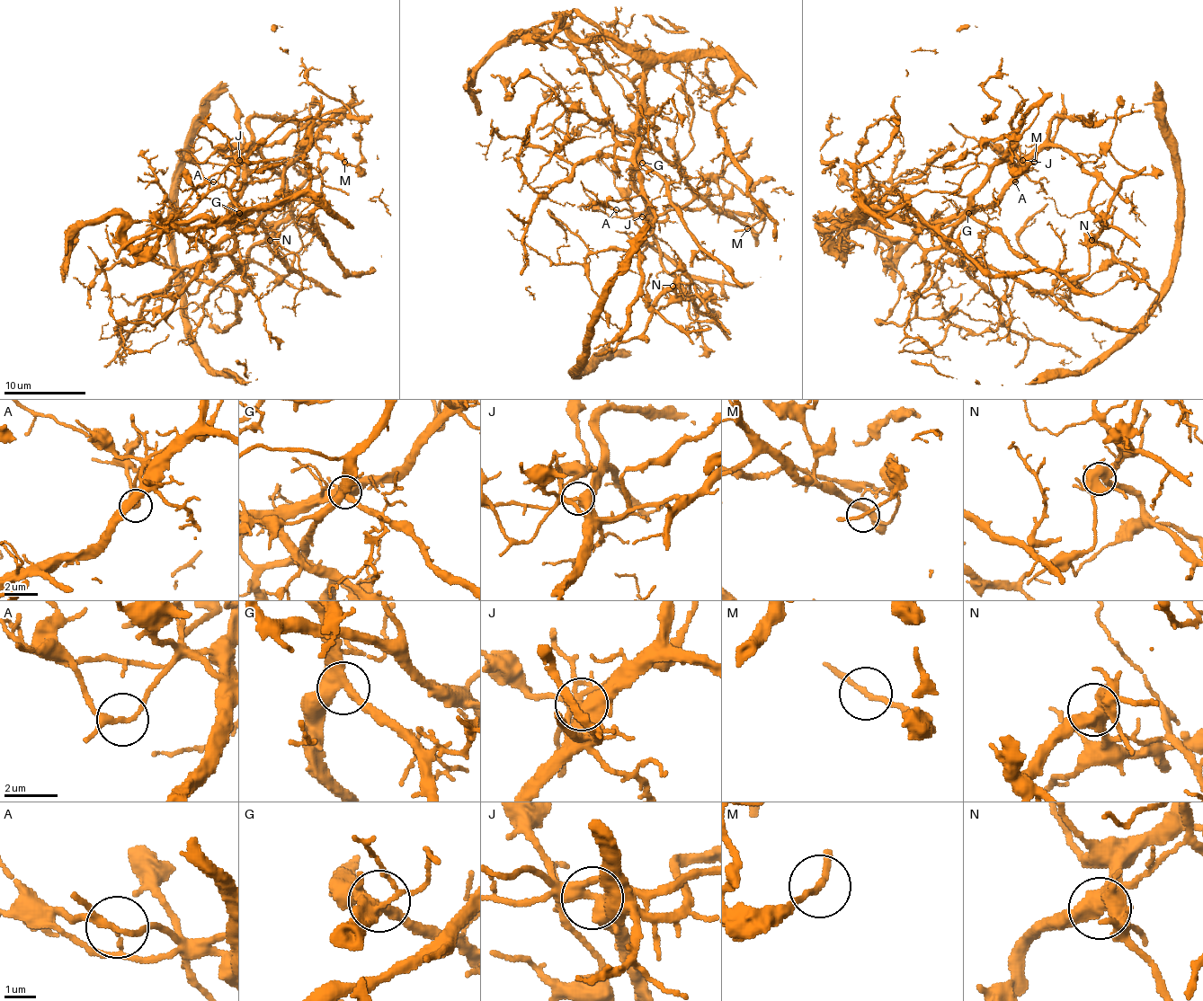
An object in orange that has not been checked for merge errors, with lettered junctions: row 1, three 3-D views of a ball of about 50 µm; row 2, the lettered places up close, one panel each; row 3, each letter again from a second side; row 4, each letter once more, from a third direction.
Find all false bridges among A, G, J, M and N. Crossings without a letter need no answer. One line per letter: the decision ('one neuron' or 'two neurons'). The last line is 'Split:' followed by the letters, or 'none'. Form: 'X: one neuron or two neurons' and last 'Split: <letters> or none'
A: one neuron
G: one neuron
J: two neurons
M: one neuron
N: one neuron
Split: J

